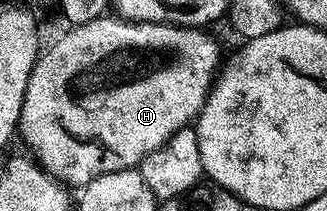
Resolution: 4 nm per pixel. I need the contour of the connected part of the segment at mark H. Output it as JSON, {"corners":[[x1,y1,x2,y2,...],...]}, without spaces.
{"corners":[[103,16,91,22,71,25,67,34,60,35,47,50,45,47,39,53,38,63,34,65,30,73,24,104,20,112,17,133,20,138,22,134,27,148,31,150,29,153,51,178,70,188,86,186,92,180,96,180,96,176,104,176,108,172,137,167,142,159,147,158,156,148,163,146,178,130,189,127,202,113,202,106,206,103,206,96,212,89,216,71,219,69,218,46,206,35,205,29,192,26,171,26,169,22,132,22,118,16,110,17]]}

